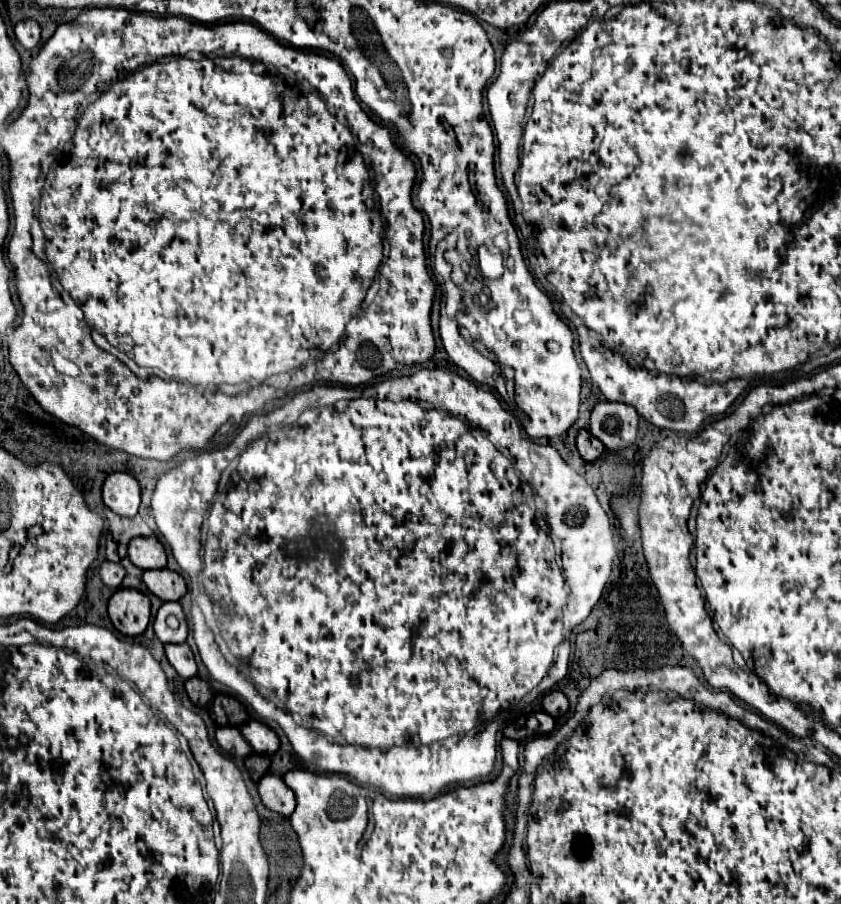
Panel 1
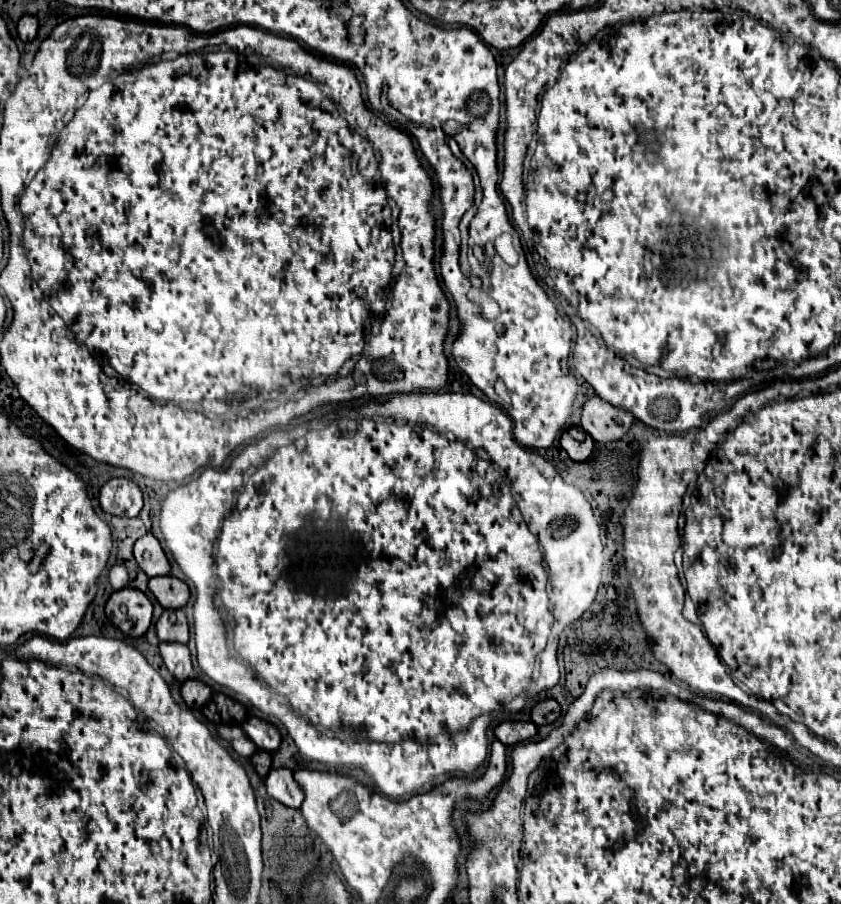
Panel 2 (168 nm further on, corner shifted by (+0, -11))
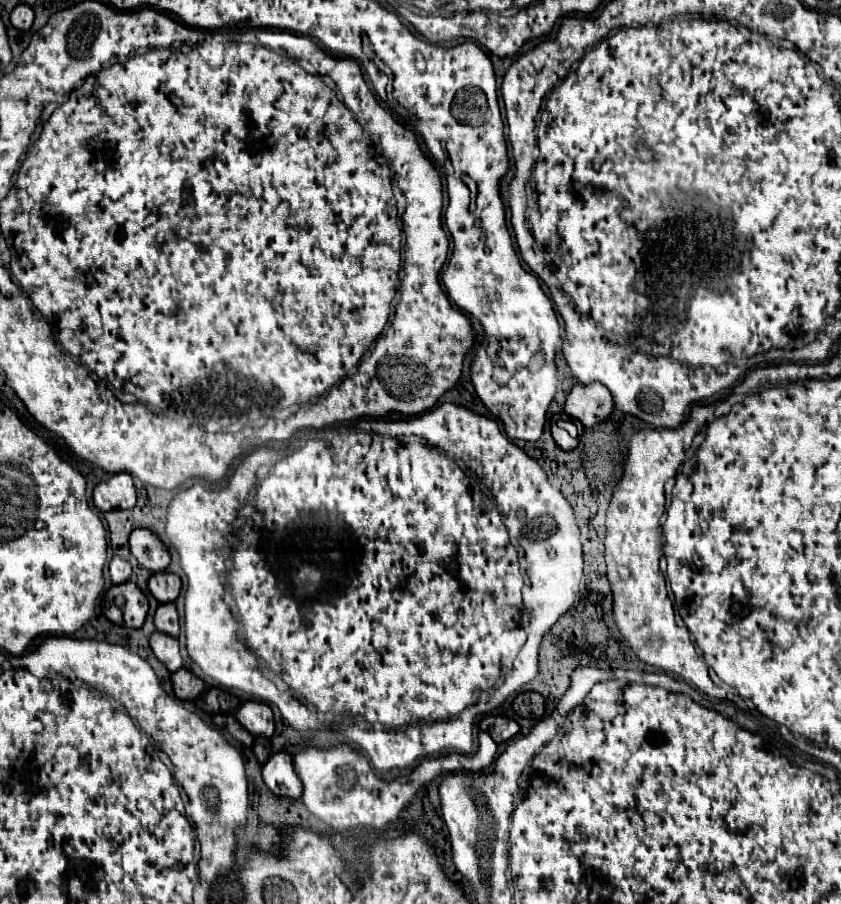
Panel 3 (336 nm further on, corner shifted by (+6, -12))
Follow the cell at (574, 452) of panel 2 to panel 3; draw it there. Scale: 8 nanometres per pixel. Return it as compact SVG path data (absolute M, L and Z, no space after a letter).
M552 420L552 436L554 436L556 444L558 444L562 450L572 450L572 448L578 446L578 438L572 438L566 430L558 428L554 420Z

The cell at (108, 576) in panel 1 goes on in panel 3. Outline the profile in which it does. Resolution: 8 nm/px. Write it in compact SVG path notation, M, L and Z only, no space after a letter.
M114 556L112 562L110 562L110 578L114 584L122 584L122 582L128 582L132 574L132 566L128 560L120 558L120 556Z

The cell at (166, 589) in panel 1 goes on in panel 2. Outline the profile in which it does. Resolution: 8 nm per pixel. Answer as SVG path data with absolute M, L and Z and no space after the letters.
M164 575L164 577L152 577L148 583L148 589L152 591L152 595L158 599L158 603L164 609L182 609L188 603L190 591L188 585L172 575Z

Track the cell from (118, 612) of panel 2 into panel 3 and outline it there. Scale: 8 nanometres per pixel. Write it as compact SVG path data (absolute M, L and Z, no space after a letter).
M134 582L114 584L102 598L102 610L118 626L140 628L148 612L148 600Z

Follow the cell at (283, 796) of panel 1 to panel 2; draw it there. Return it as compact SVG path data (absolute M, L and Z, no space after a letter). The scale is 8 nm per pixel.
M272 769L266 777L266 791L272 799L280 801L290 809L300 809L304 793L296 785L290 769Z

